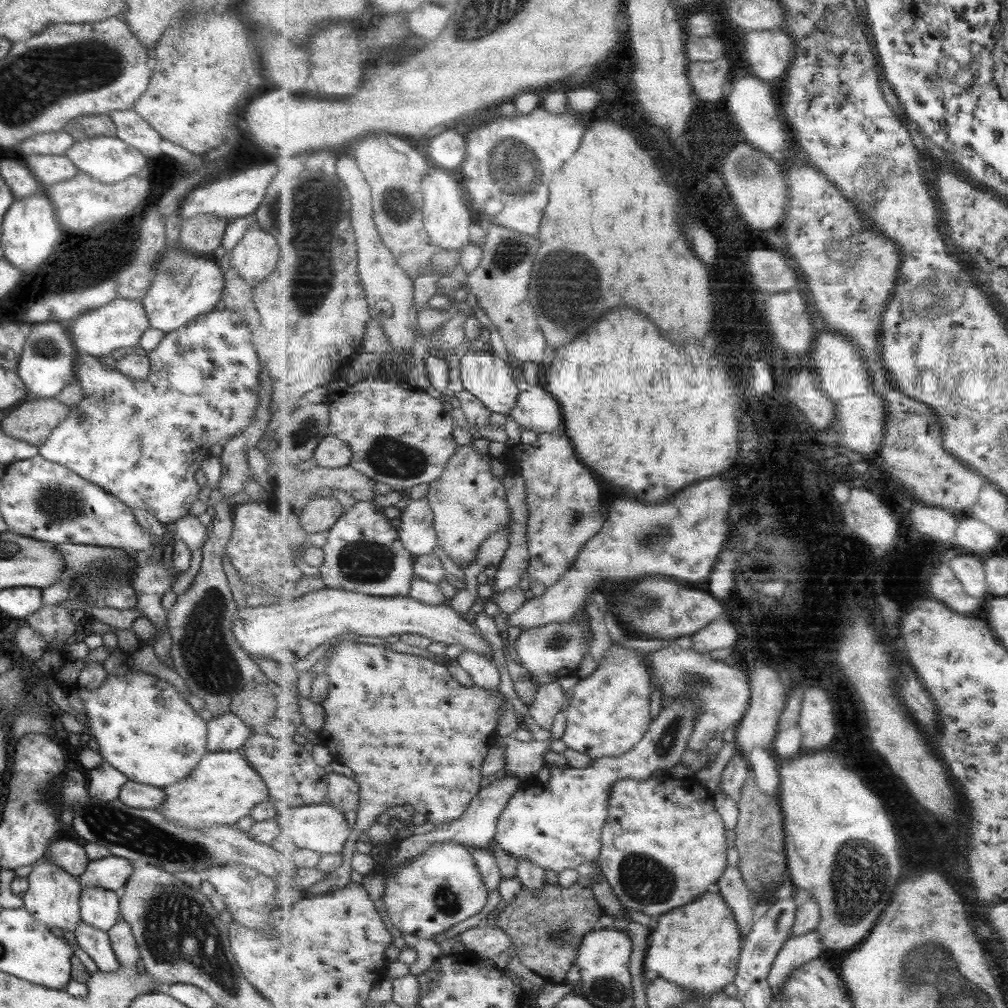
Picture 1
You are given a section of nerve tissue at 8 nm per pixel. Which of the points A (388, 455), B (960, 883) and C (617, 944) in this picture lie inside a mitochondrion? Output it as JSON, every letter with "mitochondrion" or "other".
{"A":"mitochondrion","B":"other","C":"other"}

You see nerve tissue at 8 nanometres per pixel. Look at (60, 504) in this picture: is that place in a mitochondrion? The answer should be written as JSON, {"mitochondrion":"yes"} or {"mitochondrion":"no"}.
{"mitochondrion":"yes"}

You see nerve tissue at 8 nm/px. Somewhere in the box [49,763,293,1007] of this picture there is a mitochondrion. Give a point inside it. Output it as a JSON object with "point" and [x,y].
{"point":[176,927]}

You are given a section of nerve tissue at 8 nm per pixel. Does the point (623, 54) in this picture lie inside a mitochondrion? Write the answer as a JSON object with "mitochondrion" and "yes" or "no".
{"mitochondrion":"no"}

